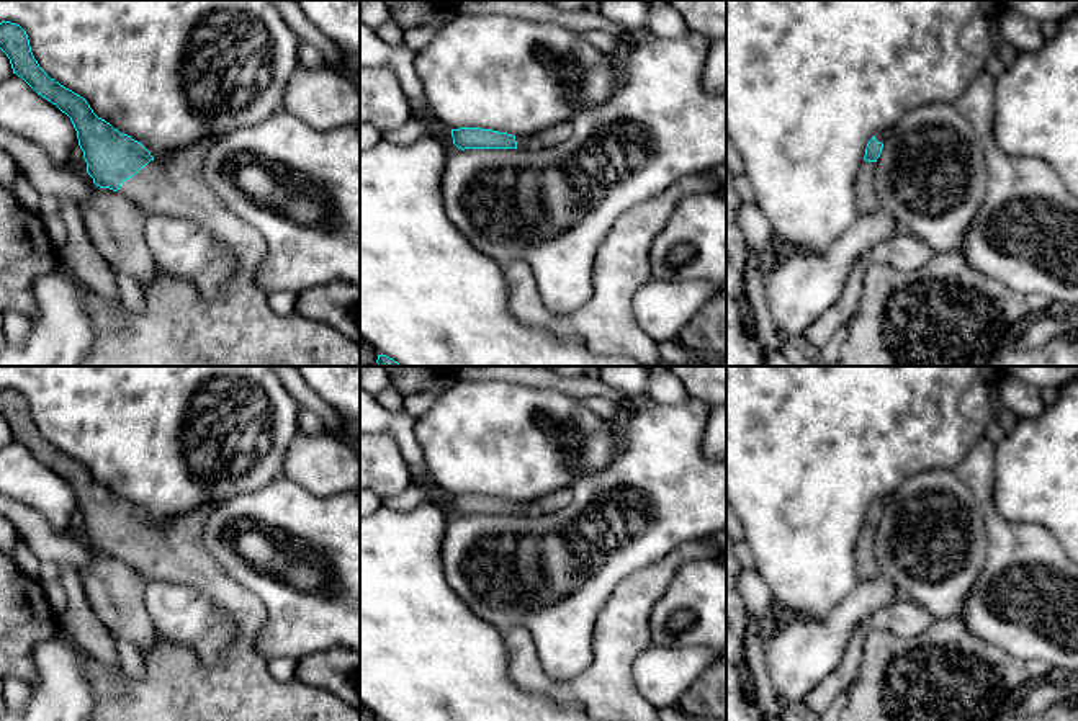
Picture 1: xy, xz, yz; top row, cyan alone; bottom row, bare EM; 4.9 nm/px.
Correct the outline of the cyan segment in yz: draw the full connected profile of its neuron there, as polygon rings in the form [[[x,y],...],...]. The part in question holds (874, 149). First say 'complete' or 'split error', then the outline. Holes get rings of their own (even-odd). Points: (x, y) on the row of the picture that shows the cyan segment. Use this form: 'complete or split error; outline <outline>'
split error; outline [[[875,134],[865,147],[864,162],[856,178],[856,198],[857,198],[857,209],[860,214],[869,214],[878,208],[877,195],[874,190],[874,170],[875,162],[882,154],[882,149],[883,149],[883,134]]]

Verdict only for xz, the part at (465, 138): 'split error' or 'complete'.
split error

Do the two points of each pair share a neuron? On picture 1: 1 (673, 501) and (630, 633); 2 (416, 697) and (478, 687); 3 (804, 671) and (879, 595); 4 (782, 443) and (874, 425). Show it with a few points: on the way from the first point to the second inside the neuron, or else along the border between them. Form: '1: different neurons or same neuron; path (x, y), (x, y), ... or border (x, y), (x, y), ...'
1: different neurons; border (686, 543), (658, 561), (637, 568), (619, 582)
2: same neuron; path (431, 687), (463, 687)
3: same neuron; path (817, 649), (857, 609)
4: same neuron; path (805, 425), (851, 425)

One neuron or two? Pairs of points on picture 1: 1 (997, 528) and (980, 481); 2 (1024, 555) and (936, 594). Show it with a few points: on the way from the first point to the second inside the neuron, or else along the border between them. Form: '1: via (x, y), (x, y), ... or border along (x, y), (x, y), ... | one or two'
1: via (992, 517), (983, 492) | one
2: border along (990, 537), (983, 568), (962, 609) | two

